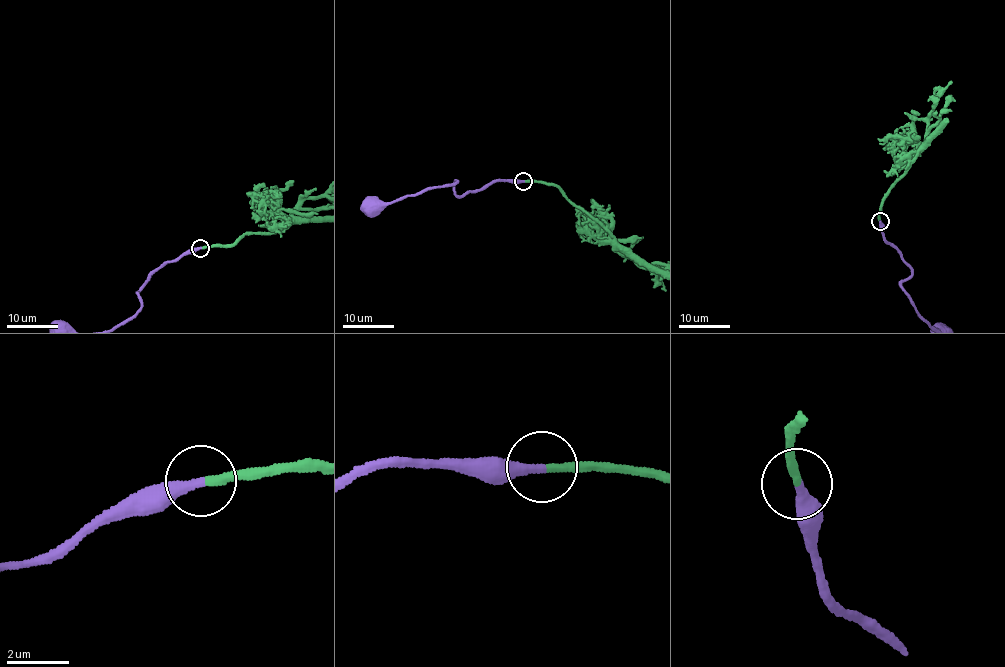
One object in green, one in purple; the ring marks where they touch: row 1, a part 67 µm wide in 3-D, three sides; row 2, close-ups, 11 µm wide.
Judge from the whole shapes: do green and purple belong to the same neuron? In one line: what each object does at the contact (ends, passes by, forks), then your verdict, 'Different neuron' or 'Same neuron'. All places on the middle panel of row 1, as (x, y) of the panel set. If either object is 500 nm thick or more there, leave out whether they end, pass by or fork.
At the ring green ends. At the ring purple ends. Same neuron

